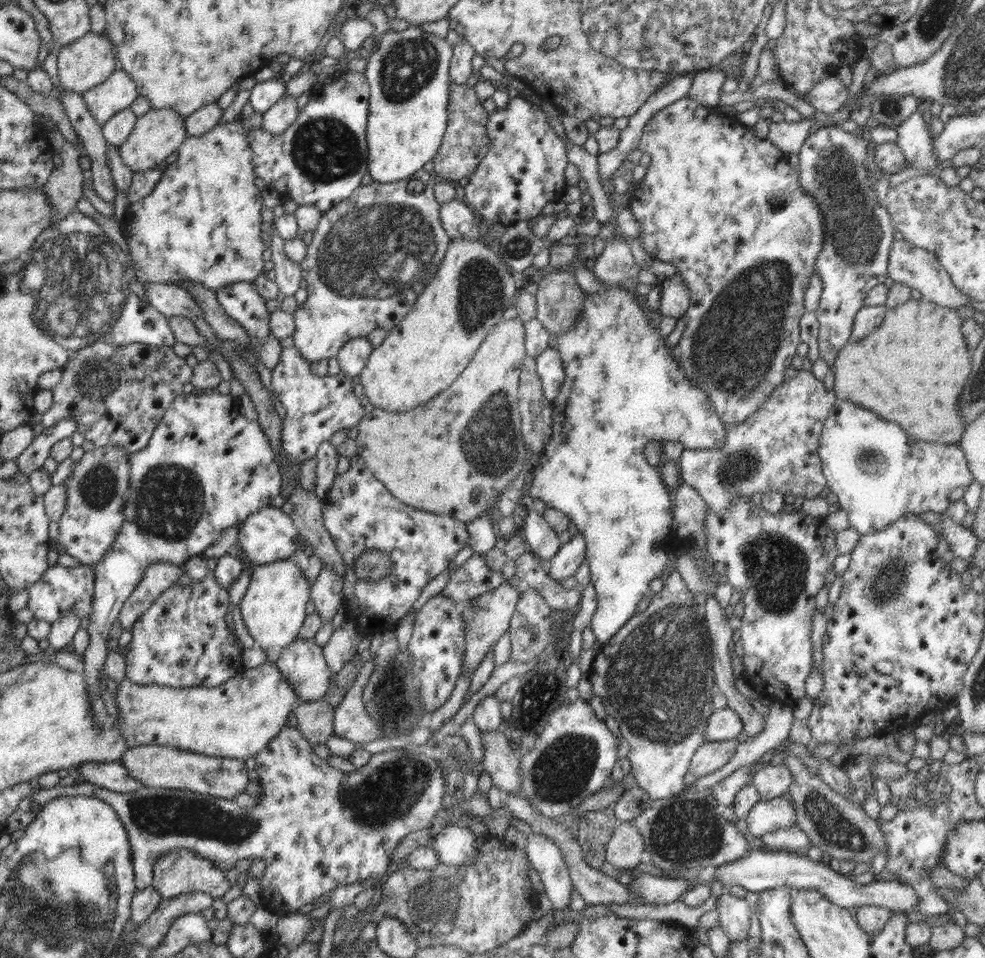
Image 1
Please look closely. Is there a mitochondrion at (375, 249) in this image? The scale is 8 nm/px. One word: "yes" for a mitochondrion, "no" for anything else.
yes

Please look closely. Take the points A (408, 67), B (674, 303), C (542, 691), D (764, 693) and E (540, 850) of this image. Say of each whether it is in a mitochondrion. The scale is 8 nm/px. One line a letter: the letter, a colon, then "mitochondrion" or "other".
A: mitochondrion
B: other
C: mitochondrion
D: other
E: other

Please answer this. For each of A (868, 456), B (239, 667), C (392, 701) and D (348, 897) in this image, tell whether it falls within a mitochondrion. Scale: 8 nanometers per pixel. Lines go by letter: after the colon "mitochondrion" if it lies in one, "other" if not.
A: other
B: other
C: mitochondrion
D: other

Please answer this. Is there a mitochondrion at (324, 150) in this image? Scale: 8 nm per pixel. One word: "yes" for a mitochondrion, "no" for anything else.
yes

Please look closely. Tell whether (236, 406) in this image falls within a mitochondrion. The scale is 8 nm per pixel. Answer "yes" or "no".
no

